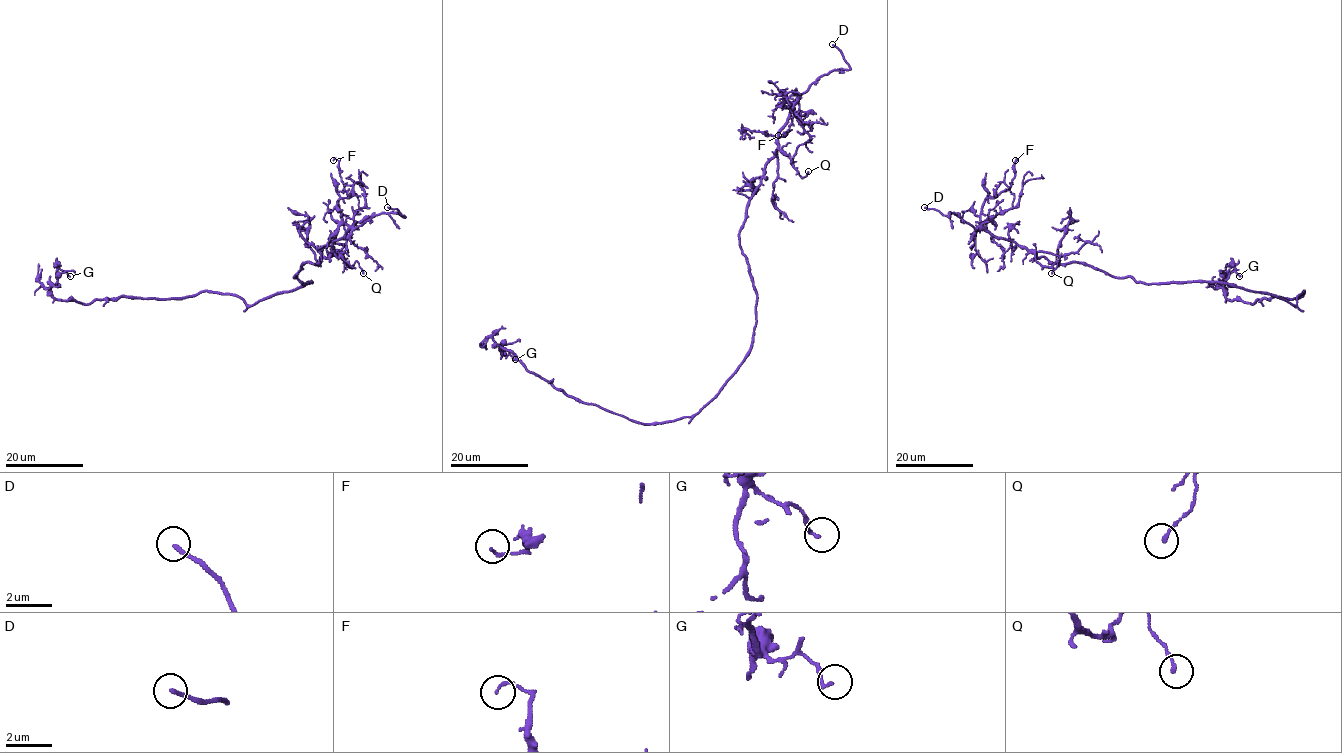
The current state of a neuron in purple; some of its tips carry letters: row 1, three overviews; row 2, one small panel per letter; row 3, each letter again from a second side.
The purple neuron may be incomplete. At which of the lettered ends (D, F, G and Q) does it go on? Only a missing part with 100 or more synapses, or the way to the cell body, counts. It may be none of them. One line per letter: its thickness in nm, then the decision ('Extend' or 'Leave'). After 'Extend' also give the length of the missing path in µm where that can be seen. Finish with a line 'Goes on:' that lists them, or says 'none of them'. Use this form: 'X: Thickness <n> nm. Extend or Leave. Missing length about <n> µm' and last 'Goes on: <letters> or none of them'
D: Thickness 170 nm. Extend. Missing length about 60 µm
F: Thickness 130 nm. Leave
G: Thickness 110 nm. Leave
Q: Thickness 140 nm. Leave
Goes on: D

